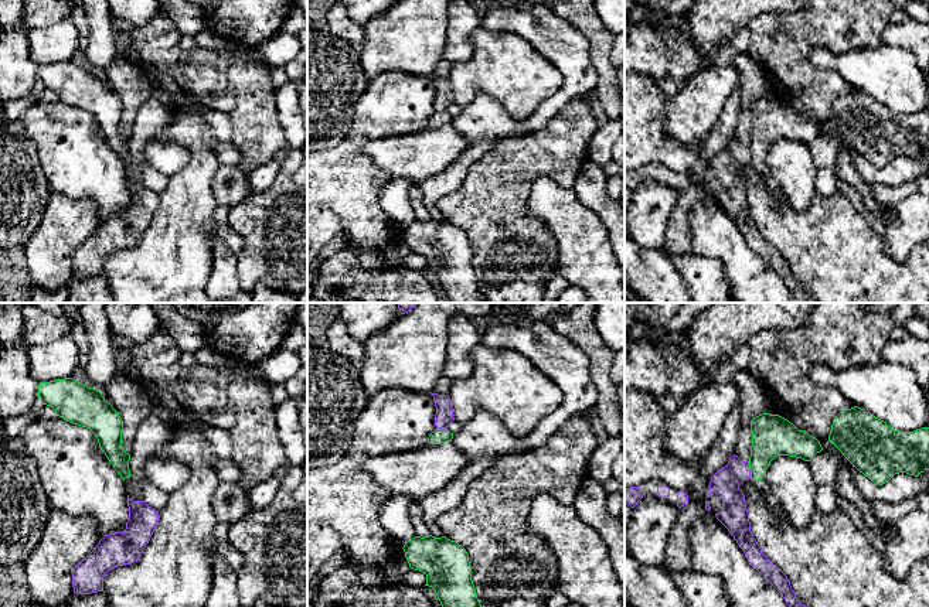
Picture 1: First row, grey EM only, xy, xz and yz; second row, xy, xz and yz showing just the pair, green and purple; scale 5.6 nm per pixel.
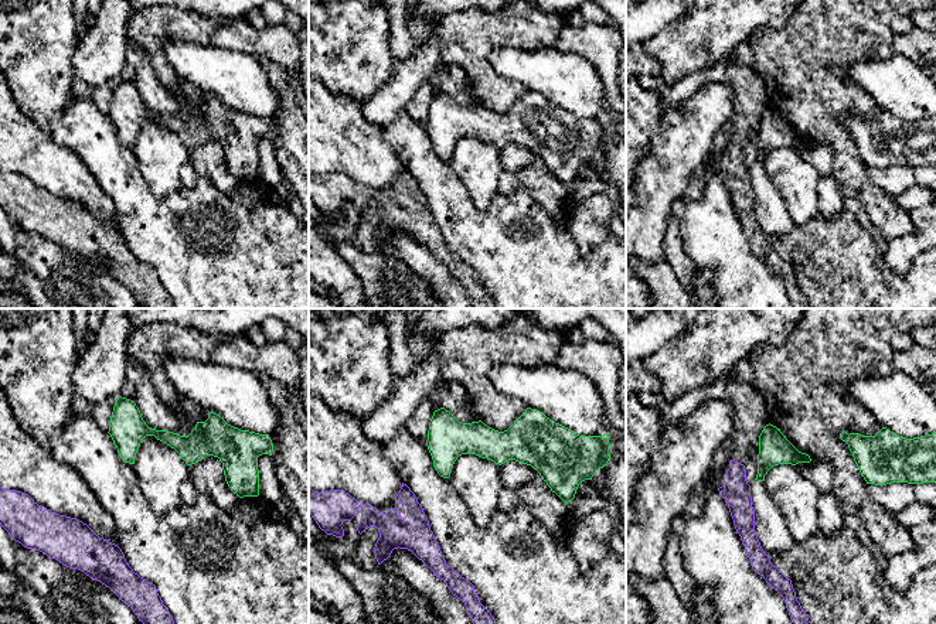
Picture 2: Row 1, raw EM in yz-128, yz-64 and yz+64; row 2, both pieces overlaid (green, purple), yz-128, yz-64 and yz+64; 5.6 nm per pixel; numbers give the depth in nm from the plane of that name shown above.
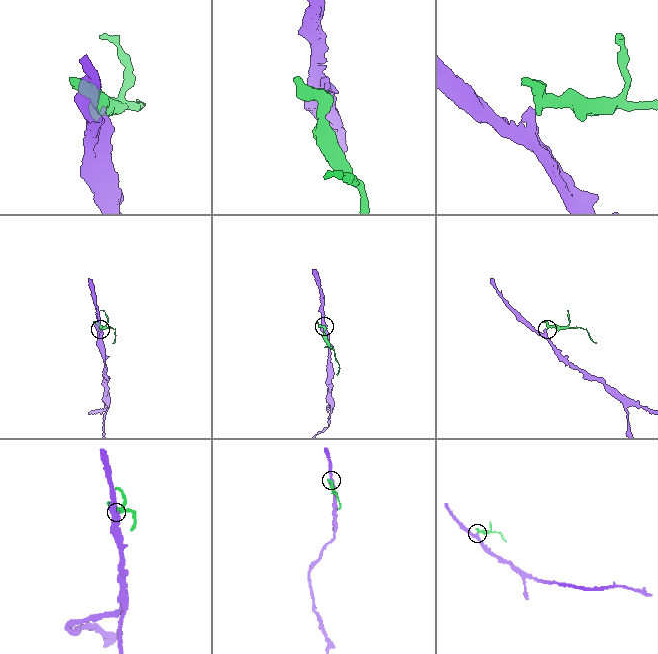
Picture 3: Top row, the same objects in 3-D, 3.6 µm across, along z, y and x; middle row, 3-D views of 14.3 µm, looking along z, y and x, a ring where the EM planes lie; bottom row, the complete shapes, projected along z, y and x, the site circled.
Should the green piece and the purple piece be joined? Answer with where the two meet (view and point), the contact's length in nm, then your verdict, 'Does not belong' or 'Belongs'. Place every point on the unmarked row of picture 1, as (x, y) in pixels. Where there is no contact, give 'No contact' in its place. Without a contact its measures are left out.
Touches green at yz (751, 153). Shared border 100 nm. Does not belong

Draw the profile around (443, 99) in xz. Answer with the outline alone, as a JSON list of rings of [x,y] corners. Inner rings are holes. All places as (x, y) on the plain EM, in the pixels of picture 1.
[[[432,76],[432,79],[436,89],[435,109],[446,112],[455,103],[452,83],[448,78]]]

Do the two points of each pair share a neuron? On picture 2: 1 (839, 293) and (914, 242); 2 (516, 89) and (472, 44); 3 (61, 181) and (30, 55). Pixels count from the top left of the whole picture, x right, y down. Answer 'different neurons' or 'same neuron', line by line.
1: different neurons
2: same neuron
3: different neurons

